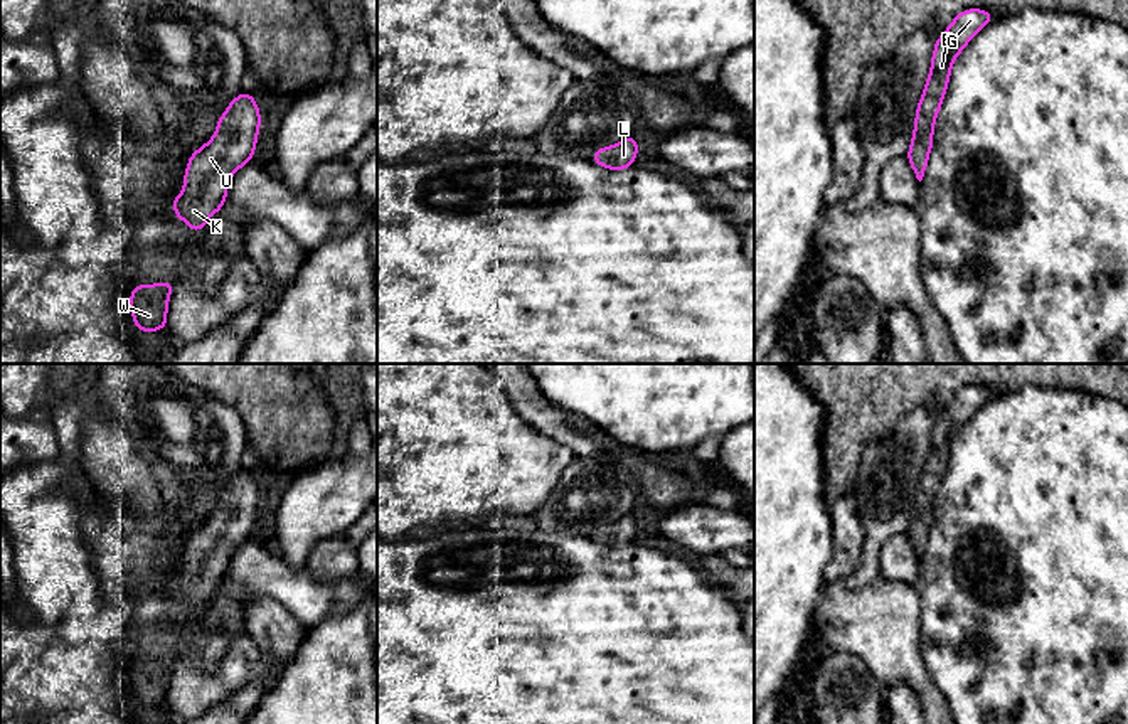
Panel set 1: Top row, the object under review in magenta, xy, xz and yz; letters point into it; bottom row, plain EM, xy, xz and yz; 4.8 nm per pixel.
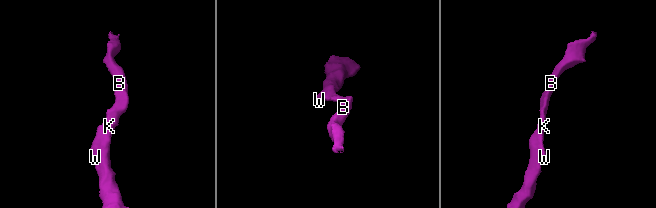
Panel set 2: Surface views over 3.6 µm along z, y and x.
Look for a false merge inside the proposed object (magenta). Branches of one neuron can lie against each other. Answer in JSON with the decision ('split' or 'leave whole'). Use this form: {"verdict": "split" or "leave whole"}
{"verdict": "leave whole"}

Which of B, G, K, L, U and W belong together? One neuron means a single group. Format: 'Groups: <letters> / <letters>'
Groups: B G K L U W

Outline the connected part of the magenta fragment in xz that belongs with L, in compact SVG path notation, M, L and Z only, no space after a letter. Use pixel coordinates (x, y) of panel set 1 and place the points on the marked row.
M628 136L613 146L596 148L593 162L604 168L625 170L633 167L636 155L638 141L635 136Z

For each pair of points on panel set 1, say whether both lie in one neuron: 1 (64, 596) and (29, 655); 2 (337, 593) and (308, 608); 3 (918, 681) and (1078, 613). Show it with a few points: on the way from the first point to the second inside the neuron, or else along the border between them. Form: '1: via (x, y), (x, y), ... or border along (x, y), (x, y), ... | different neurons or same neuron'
1: via (68, 615), (68, 635), (47, 655) | same neuron
2: via (330, 595), (320, 596), (315, 601) | same neuron
3: border along (918, 638), (925, 670), (948, 706) | different neurons

